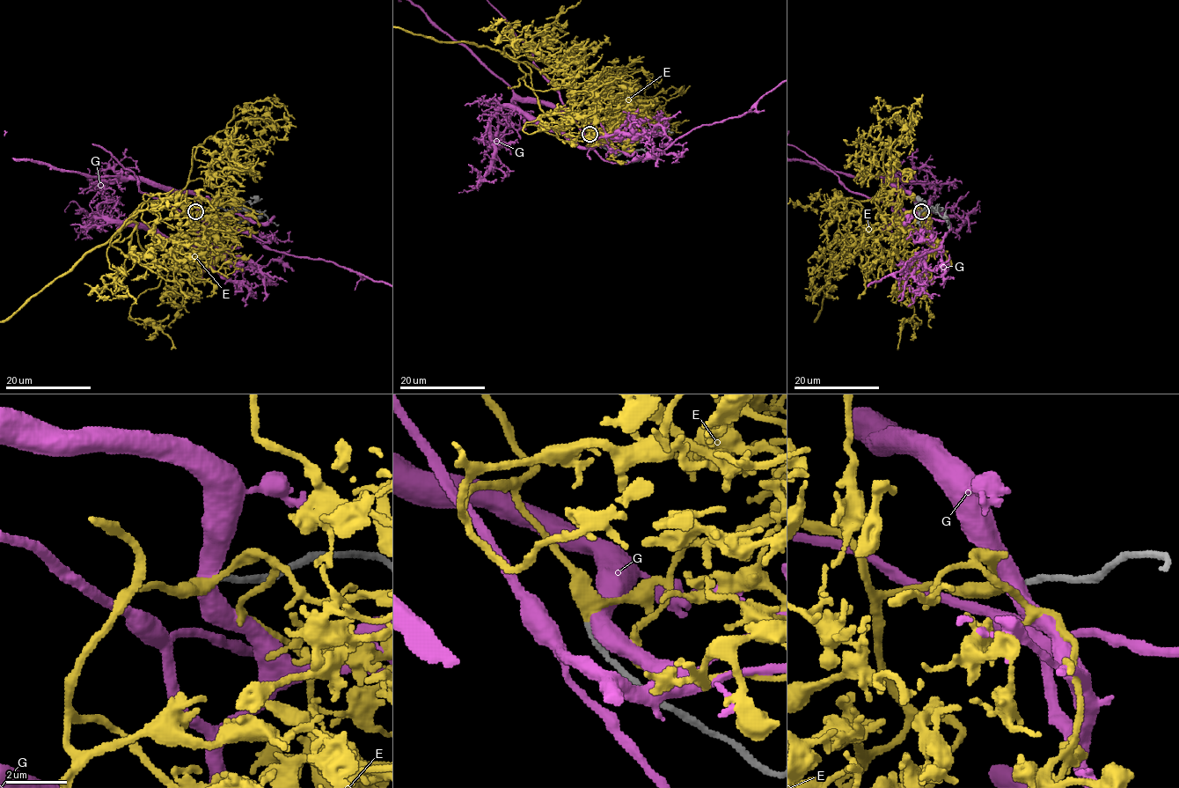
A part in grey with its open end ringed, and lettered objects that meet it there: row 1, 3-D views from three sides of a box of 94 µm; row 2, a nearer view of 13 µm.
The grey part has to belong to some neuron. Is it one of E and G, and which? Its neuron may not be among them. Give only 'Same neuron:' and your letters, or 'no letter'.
Same neuron: E

